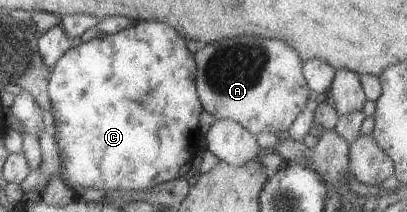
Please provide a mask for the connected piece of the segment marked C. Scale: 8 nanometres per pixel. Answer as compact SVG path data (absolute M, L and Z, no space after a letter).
M138 23L138 25L132 25L128 29L108 34L103 39L93 38L90 41L82 42L77 47L68 49L58 59L54 69L51 69L51 76L48 80L48 95L56 127L53 136L56 140L56 145L58 145L60 161L62 161L62 173L54 173L54 176L59 175L66 187L72 191L76 187L103 191L108 189L138 191L152 189L161 183L178 178L180 168L186 163L191 163L192 159L194 159L194 153L201 151L203 134L200 131L198 119L200 119L200 113L204 109L197 92L196 76L197 63L194 55L186 47L186 39L180 37L166 23Z

